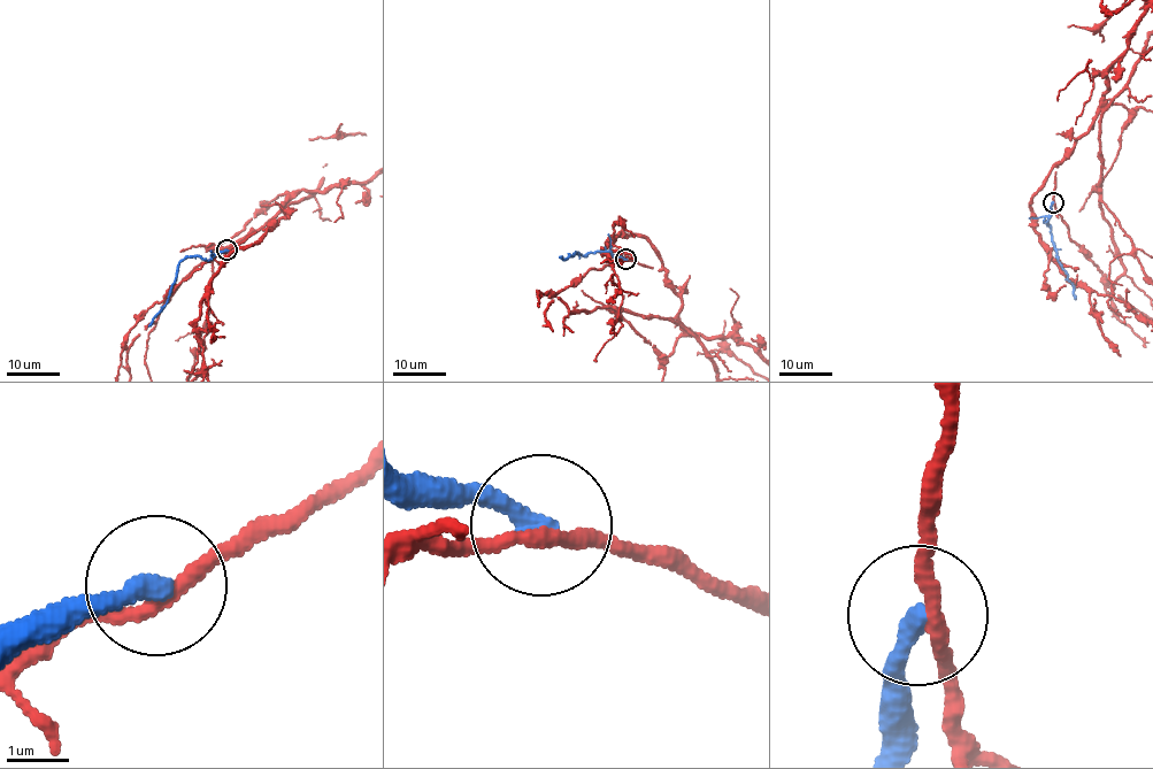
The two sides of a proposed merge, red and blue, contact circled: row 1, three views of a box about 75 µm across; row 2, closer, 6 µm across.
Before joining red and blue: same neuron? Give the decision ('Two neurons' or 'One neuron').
Two neurons

